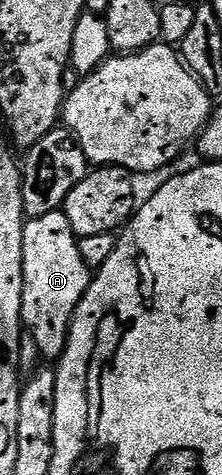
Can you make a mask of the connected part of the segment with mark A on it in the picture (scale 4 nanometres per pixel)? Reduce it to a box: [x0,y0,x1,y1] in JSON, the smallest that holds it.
[22,210,92,362]

